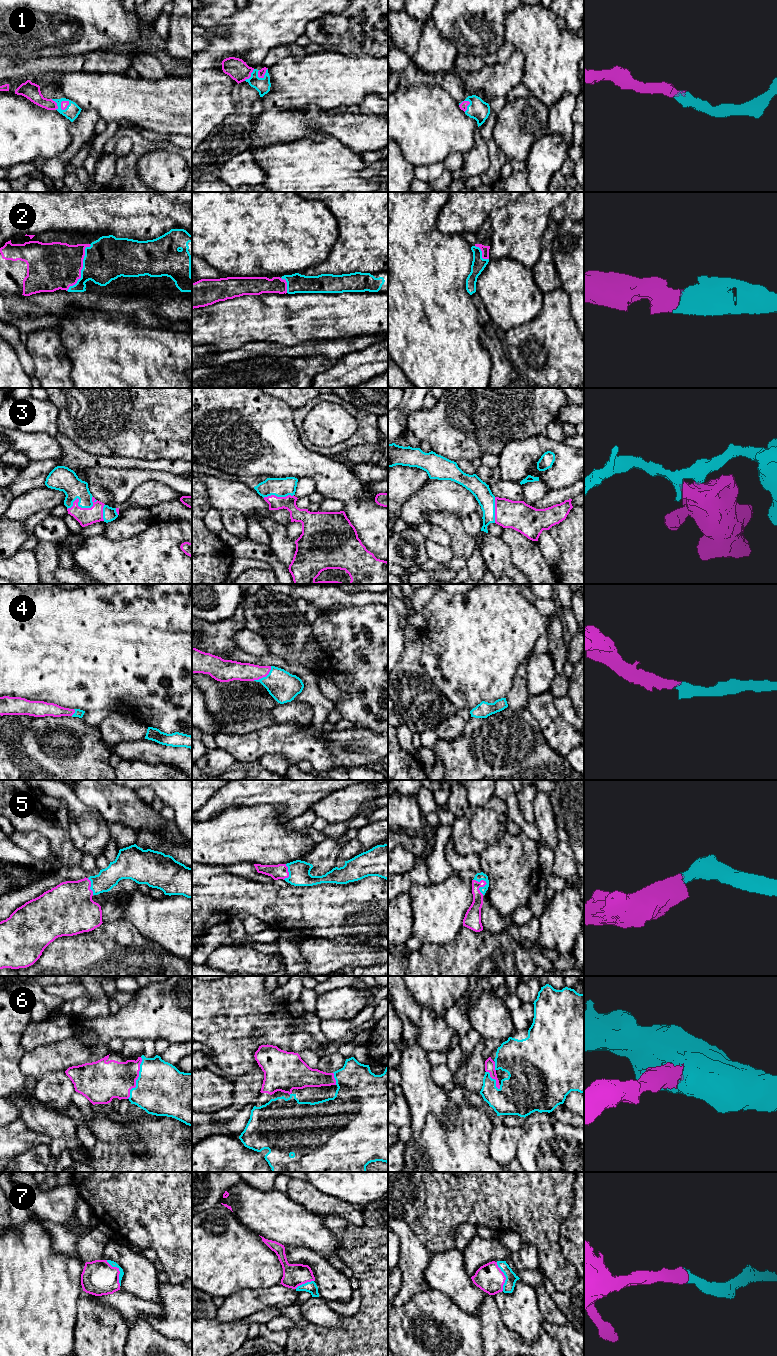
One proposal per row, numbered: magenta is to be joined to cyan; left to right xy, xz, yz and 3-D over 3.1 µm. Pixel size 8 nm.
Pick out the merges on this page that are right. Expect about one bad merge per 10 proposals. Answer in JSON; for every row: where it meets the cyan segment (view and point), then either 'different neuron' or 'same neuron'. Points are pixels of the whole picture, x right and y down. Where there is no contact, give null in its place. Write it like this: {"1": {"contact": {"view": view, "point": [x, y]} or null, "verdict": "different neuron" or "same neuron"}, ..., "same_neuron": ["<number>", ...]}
{"1": {"contact": {"view": "xz", "point": [264, 75]}, "verdict": "same neuron"}, "2": {"contact": {"view": "xy", "point": [83, 267]}, "verdict": "same neuron"}, "3": {"contact": {"view": "xy", "point": [78, 505]}, "verdict": "same neuron"}, "4": {"contact": {"view": "xz", "point": [264, 677]}, "verdict": "same neuron"}, "5": {"contact": {"view": "yz", "point": [486, 882]}, "verdict": "same neuron"}, "6": {"contact": {"view": "xy", "point": [138, 1078]}, "verdict": "same neuron"}, "7": {"contact": {"view": "xy", "point": [119, 1270]}, "verdict": "same neuron"}, "same_neuron": ["1", "2", "3", "4", "5", "6", "7"]}

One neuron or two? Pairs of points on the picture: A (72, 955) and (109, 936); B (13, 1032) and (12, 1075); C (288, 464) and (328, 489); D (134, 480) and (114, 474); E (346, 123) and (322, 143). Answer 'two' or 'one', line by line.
A: one
B: one
C: one
D: one
E: two

